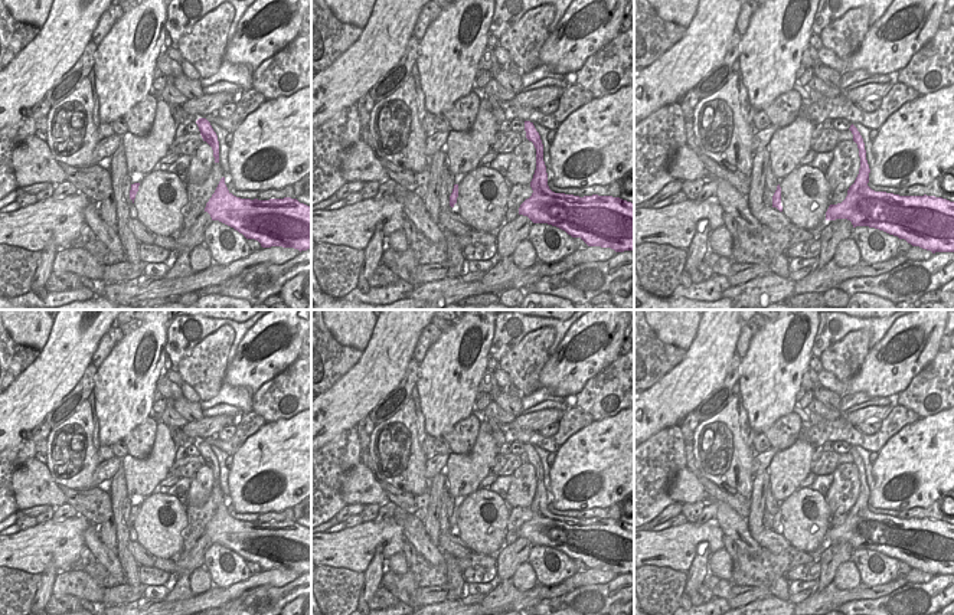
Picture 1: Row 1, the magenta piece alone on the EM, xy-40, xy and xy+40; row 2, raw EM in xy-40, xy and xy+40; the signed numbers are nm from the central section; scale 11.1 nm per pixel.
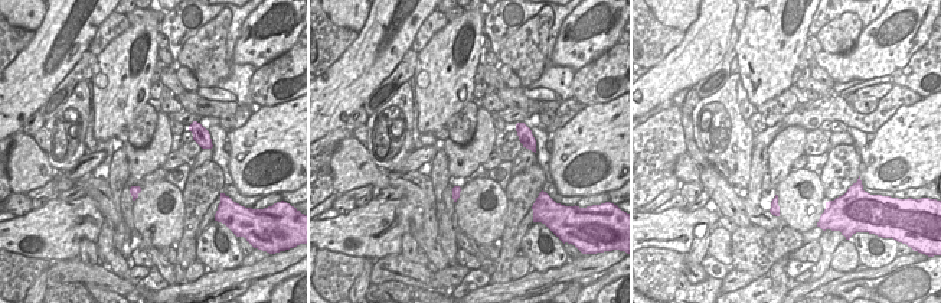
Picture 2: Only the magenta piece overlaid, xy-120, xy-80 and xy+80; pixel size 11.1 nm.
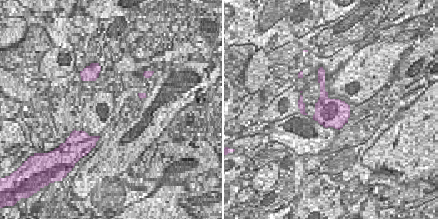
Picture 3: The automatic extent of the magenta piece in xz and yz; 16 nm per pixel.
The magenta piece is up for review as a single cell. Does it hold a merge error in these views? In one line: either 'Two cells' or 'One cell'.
One cell.

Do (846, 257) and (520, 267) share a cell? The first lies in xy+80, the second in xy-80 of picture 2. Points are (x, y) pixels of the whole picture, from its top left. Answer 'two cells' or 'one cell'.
one cell

